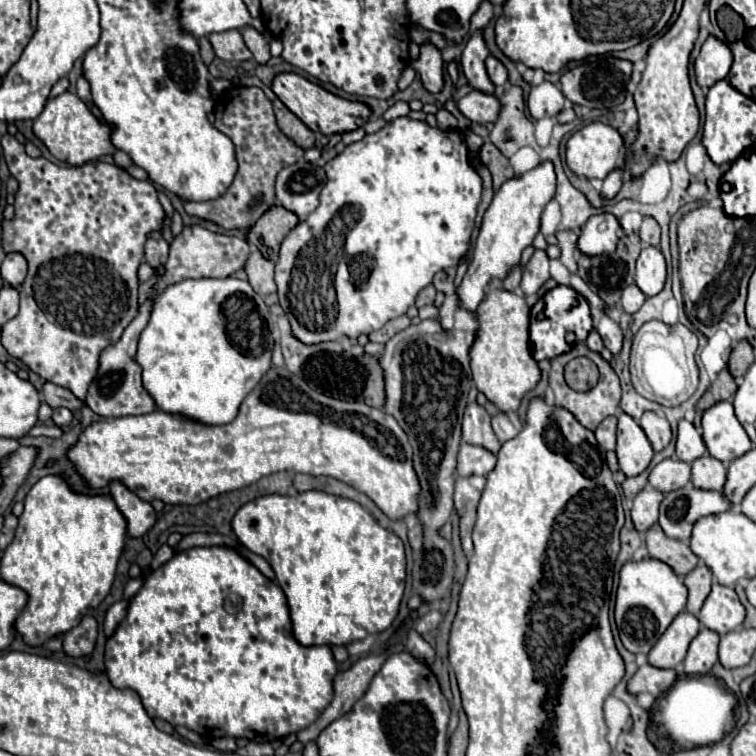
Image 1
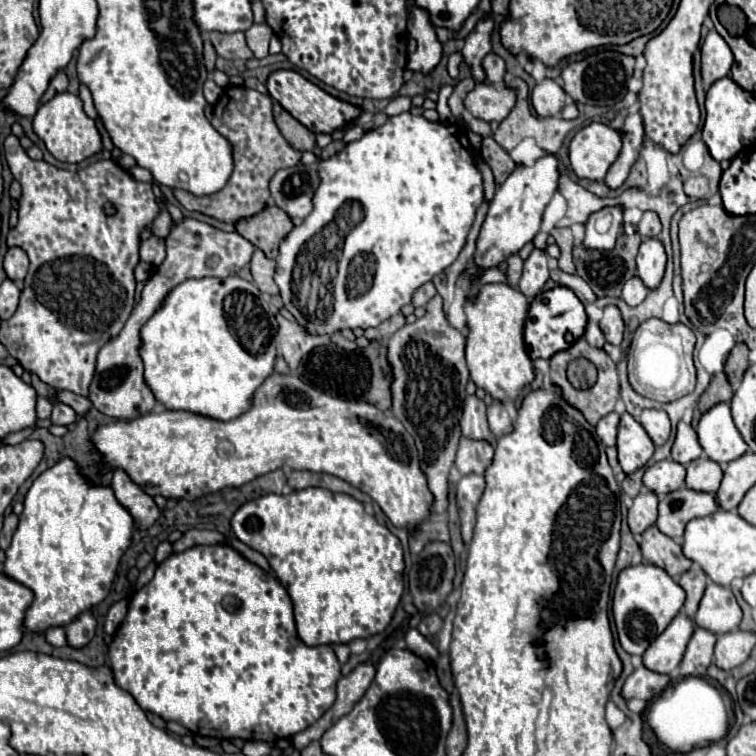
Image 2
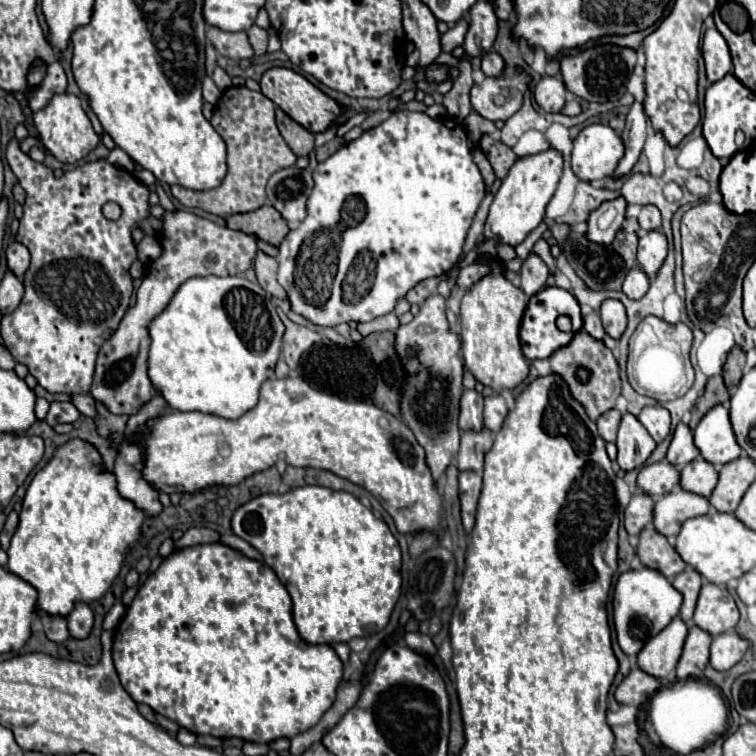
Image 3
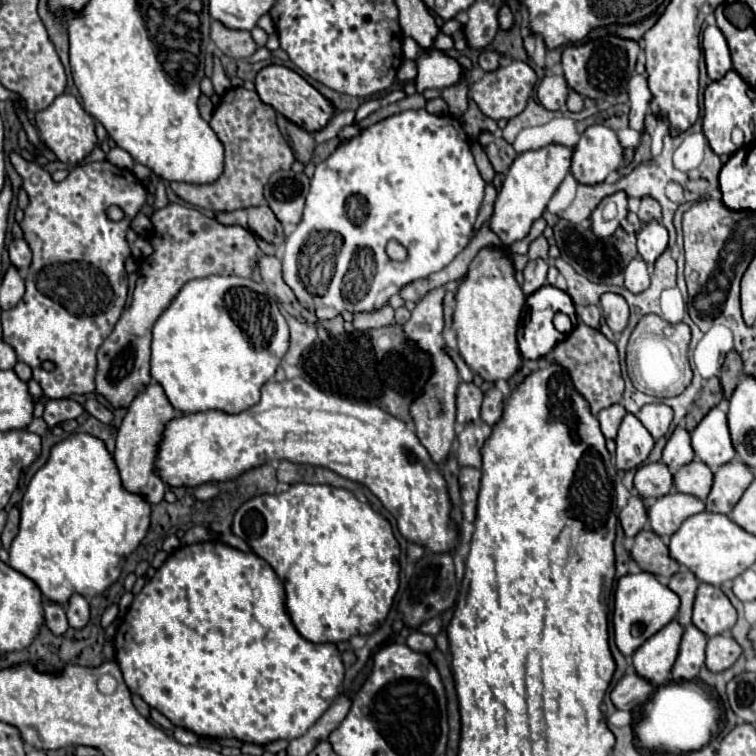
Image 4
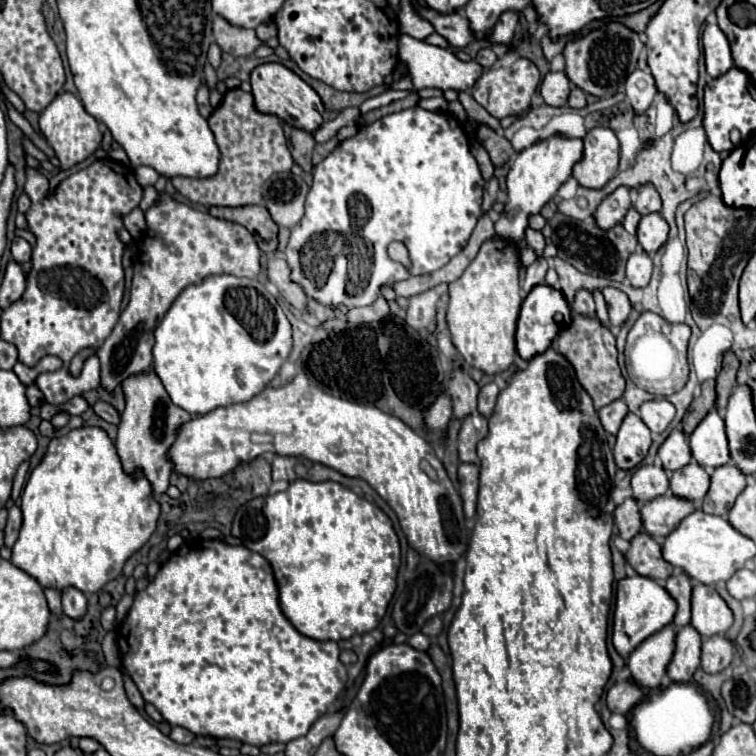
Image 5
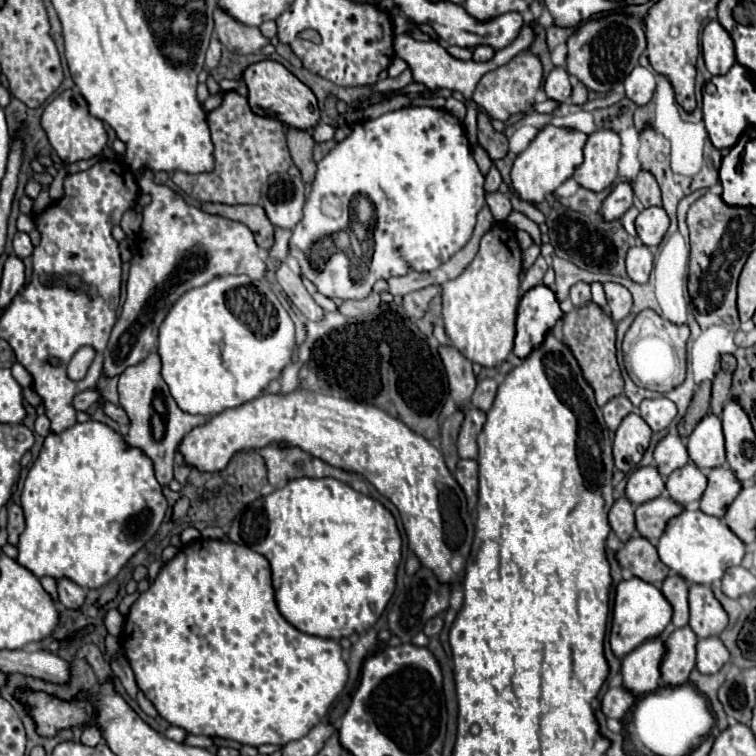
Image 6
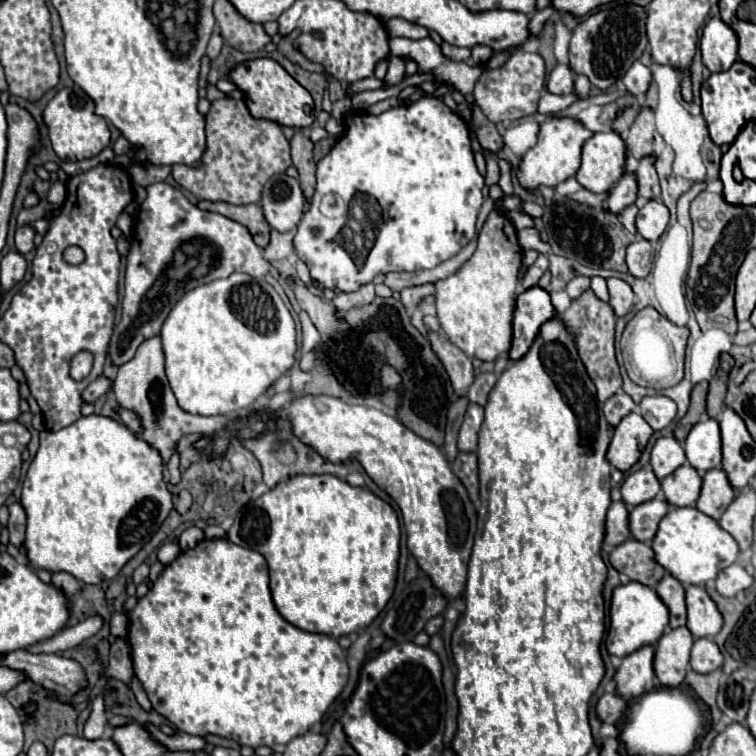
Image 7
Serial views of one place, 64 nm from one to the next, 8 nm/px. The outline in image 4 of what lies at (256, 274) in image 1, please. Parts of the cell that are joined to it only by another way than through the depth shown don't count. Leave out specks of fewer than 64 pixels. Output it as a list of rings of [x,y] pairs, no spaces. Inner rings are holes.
[[[262,256],[258,260],[258,268],[260,268],[260,276],[262,282],[268,286],[270,292],[276,294],[276,298],[280,302],[288,302],[288,304],[296,304],[294,292],[284,284],[282,280],[282,266],[280,260],[276,256]]]

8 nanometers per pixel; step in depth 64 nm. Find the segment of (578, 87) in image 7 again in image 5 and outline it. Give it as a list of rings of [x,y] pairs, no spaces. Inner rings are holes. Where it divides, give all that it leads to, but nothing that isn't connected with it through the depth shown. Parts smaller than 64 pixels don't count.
[[[572,88],[570,92],[570,98],[568,98],[568,106],[570,108],[584,108],[586,106],[586,94],[580,90],[580,88]]]

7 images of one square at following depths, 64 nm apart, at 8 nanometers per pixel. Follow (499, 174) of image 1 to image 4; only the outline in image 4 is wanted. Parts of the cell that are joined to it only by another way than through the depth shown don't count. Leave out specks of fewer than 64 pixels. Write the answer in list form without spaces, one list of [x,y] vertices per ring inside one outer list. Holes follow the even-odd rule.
[[[482,132],[478,140],[480,140],[480,146],[486,150],[488,160],[498,174],[506,172],[510,168],[510,164],[514,162],[514,158],[518,156],[504,138],[496,138],[490,132]]]

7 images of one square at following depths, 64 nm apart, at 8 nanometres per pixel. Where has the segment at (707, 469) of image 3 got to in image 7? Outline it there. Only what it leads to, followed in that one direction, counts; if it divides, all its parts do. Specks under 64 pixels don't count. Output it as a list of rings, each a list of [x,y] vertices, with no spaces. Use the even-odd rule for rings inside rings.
[[[686,462],[674,474],[662,480],[662,490],[672,506],[696,506],[702,490],[702,476]]]

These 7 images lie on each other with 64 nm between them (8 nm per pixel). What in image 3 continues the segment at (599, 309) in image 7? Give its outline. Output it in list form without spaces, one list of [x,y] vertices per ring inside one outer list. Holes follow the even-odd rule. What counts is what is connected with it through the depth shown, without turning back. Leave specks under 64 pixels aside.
[[[580,330],[568,346],[556,350],[550,356],[550,366],[552,366],[552,374],[558,374],[570,386],[570,394],[574,394],[574,400],[578,400],[584,406],[590,420],[596,420],[606,410],[614,408],[614,394],[620,394],[620,376],[618,376],[618,364],[616,364],[612,352],[604,346],[604,342],[598,342],[598,340],[590,338],[584,330]],[[578,366],[584,366],[592,372],[586,384],[580,384],[576,380]]]

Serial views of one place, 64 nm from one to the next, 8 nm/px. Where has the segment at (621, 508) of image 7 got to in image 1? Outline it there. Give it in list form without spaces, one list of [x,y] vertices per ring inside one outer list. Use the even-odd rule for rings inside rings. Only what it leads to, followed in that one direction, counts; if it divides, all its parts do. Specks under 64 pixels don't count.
[[[646,486],[636,494],[632,506],[632,522],[638,532],[646,532],[652,524],[658,522],[658,508],[662,498],[662,492],[654,490],[652,486]]]

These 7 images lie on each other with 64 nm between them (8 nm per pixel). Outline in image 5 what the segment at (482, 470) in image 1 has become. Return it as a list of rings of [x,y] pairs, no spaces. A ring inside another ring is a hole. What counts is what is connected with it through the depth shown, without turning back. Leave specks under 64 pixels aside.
[[[470,414],[464,418],[462,428],[460,428],[460,436],[458,436],[458,456],[460,462],[468,462],[468,464],[480,464],[478,456],[476,456],[476,446],[482,438],[486,438],[486,430],[488,430],[488,420],[482,414]]]

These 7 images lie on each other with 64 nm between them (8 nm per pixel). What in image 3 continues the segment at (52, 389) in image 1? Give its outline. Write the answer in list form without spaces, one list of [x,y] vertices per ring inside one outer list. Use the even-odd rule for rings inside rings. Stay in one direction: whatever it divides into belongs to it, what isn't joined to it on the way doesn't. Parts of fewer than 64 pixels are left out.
[[[80,394],[80,396],[70,396],[70,398],[72,398],[72,404],[78,408],[80,414],[84,414],[84,416],[94,416],[96,414],[96,410],[94,410],[96,402],[94,402],[92,396]]]

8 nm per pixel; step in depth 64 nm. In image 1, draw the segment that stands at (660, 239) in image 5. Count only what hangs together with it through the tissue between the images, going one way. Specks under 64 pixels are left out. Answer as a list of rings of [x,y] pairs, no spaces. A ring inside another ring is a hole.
[[[646,246],[636,262],[636,286],[646,298],[658,294],[666,280],[666,262],[658,248]]]

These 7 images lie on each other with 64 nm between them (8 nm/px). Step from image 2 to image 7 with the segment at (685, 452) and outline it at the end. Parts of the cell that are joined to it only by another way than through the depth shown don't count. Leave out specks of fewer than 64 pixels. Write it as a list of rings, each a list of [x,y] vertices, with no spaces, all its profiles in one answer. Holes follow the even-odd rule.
[[[674,436],[658,438],[658,442],[652,448],[652,470],[654,474],[664,480],[668,474],[672,474],[676,468],[680,468],[686,462],[686,454],[682,444]]]

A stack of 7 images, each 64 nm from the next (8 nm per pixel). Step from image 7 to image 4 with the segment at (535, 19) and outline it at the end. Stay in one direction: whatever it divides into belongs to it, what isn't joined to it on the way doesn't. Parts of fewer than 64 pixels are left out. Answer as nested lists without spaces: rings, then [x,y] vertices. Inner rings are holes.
[[[404,38],[404,56],[418,66],[416,88],[418,92],[426,88],[448,88],[460,80],[462,68],[456,60],[448,58],[440,50],[422,50],[412,38]]]

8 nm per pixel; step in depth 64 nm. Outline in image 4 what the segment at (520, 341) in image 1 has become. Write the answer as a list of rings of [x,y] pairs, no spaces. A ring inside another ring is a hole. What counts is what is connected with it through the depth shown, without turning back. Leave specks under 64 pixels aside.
[[[482,248],[468,268],[468,278],[456,292],[454,330],[464,362],[490,384],[510,380],[522,366],[516,330],[524,304],[526,296],[514,278],[514,268],[506,252],[500,248]]]

